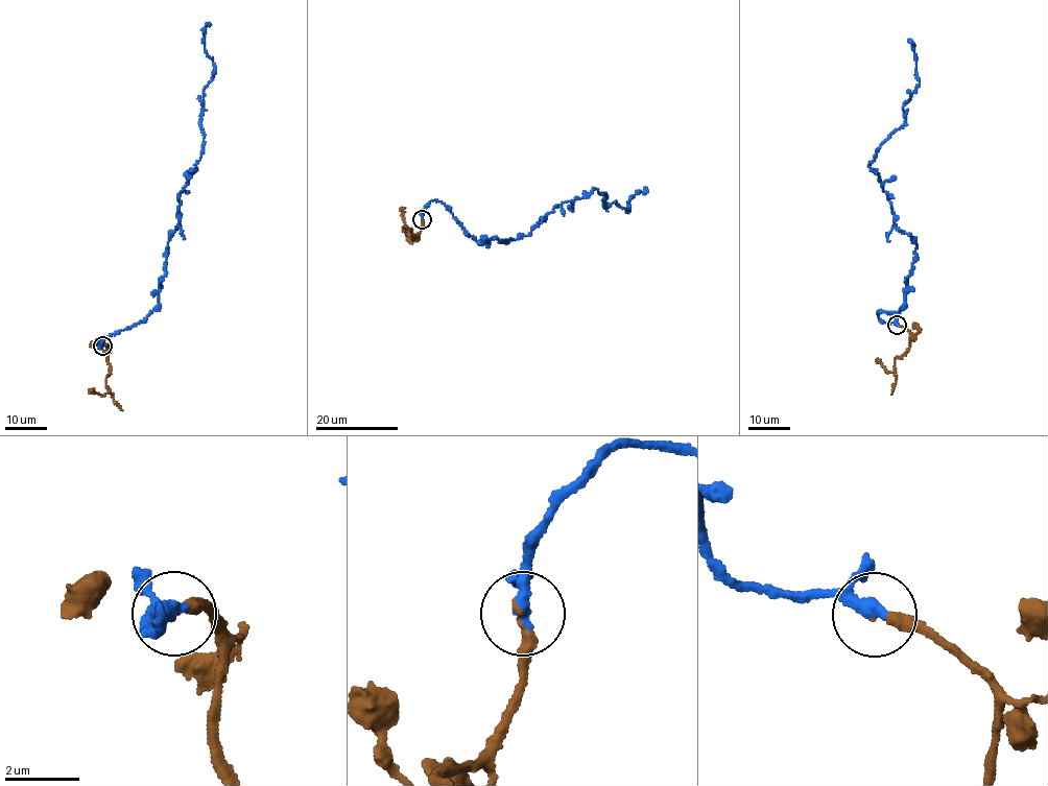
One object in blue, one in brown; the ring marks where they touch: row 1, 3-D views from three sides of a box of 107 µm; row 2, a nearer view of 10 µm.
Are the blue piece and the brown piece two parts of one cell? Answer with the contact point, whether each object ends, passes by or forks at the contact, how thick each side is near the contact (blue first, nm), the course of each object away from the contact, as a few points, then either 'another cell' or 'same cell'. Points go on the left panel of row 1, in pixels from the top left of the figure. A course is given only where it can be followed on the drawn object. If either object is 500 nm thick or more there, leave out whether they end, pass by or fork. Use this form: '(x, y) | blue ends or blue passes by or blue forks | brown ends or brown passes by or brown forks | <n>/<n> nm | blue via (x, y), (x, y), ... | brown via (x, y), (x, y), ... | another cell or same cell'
(102, 346) | blue passes by | brown ends | 280/200 nm | blue via (103, 344), (159, 306), (180, 193), (204, 145), (204, 92), (214, 64), (205, 50), (206, 23) | brown via (102, 344), (106, 343), (109, 349), (106, 387), (109, 391), (102, 396), (89, 389) | same cell

